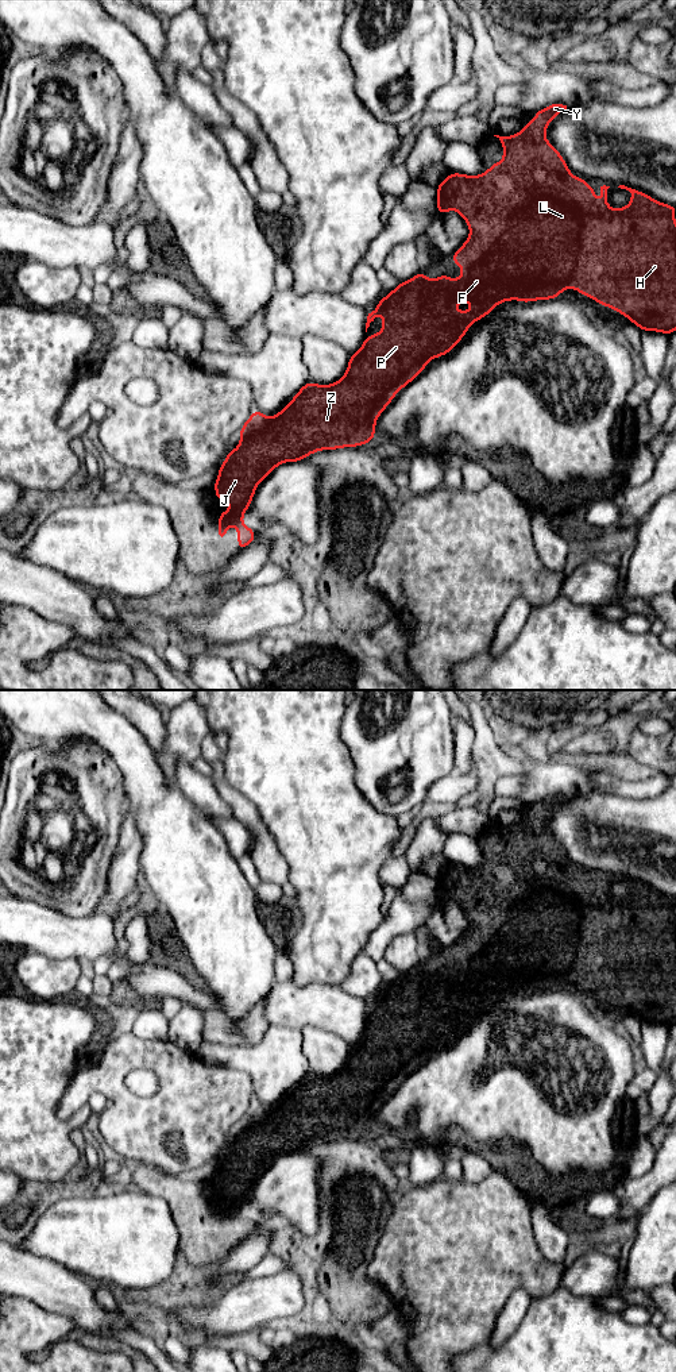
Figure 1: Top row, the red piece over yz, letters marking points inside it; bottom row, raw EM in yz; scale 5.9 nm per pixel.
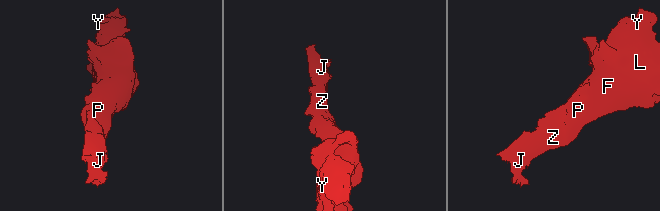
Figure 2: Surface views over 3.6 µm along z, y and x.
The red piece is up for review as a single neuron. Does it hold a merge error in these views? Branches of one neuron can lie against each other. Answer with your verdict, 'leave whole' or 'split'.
leave whole

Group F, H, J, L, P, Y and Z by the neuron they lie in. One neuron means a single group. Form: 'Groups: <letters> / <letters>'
Groups: F H J L P Y Z

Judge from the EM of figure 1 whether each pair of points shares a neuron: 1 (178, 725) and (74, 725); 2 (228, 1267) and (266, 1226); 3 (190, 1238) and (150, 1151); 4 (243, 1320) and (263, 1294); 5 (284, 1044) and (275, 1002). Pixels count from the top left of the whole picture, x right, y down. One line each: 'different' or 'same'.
1: different
2: same
3: different
4: same
5: different

